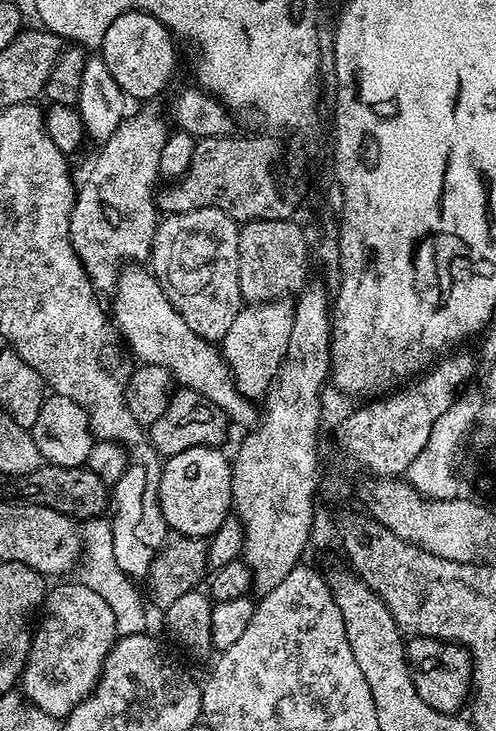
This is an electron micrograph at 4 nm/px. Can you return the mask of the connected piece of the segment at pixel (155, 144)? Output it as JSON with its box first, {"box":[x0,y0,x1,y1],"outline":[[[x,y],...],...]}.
{"box":[70,112,170,293],"outline":[[[136,112],[121,120],[118,130],[114,130],[114,134],[110,134],[108,140],[103,141],[99,145],[100,153],[96,156],[96,161],[92,164],[92,169],[88,172],[88,177],[84,180],[84,185],[81,183],[76,189],[76,201],[72,207],[70,214],[70,238],[74,250],[78,254],[78,258],[82,262],[82,266],[86,270],[86,274],[90,278],[90,282],[96,287],[97,293],[111,293],[116,287],[116,283],[120,281],[120,273],[129,262],[144,262],[152,255],[152,243],[154,242],[154,234],[156,233],[156,225],[158,223],[158,209],[156,206],[156,198],[158,195],[158,183],[161,179],[160,167],[158,166],[158,158],[162,158],[162,146],[166,142],[170,131],[170,124],[167,119],[164,120],[156,112]]]}

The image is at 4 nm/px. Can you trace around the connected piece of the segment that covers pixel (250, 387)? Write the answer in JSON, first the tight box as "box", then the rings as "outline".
{"box":[222,299,292,402],"outline":[[[291,299],[271,300],[259,306],[241,307],[238,318],[226,330],[222,341],[224,360],[236,383],[236,389],[256,402],[272,385],[273,378],[278,374],[278,366],[286,354],[286,345],[290,343],[290,330],[292,329]]]}

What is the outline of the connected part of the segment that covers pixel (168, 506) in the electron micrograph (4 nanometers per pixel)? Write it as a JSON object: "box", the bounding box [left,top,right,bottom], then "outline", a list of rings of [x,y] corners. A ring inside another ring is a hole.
{"box":[160,447,232,538],"outline":[[[219,447],[191,448],[182,450],[182,454],[174,454],[163,461],[164,469],[160,479],[160,505],[169,529],[181,536],[199,536],[210,538],[222,526],[222,522],[230,515],[232,508],[232,466],[229,457],[220,453]]]}

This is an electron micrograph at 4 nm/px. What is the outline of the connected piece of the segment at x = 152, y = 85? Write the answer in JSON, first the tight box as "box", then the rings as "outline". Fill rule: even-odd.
{"box":[102,12,177,100],"outline":[[[123,12],[102,34],[102,55],[114,82],[118,82],[125,97],[133,96],[136,100],[158,95],[171,82],[176,68],[176,47],[177,41],[168,27],[145,12]]]}

